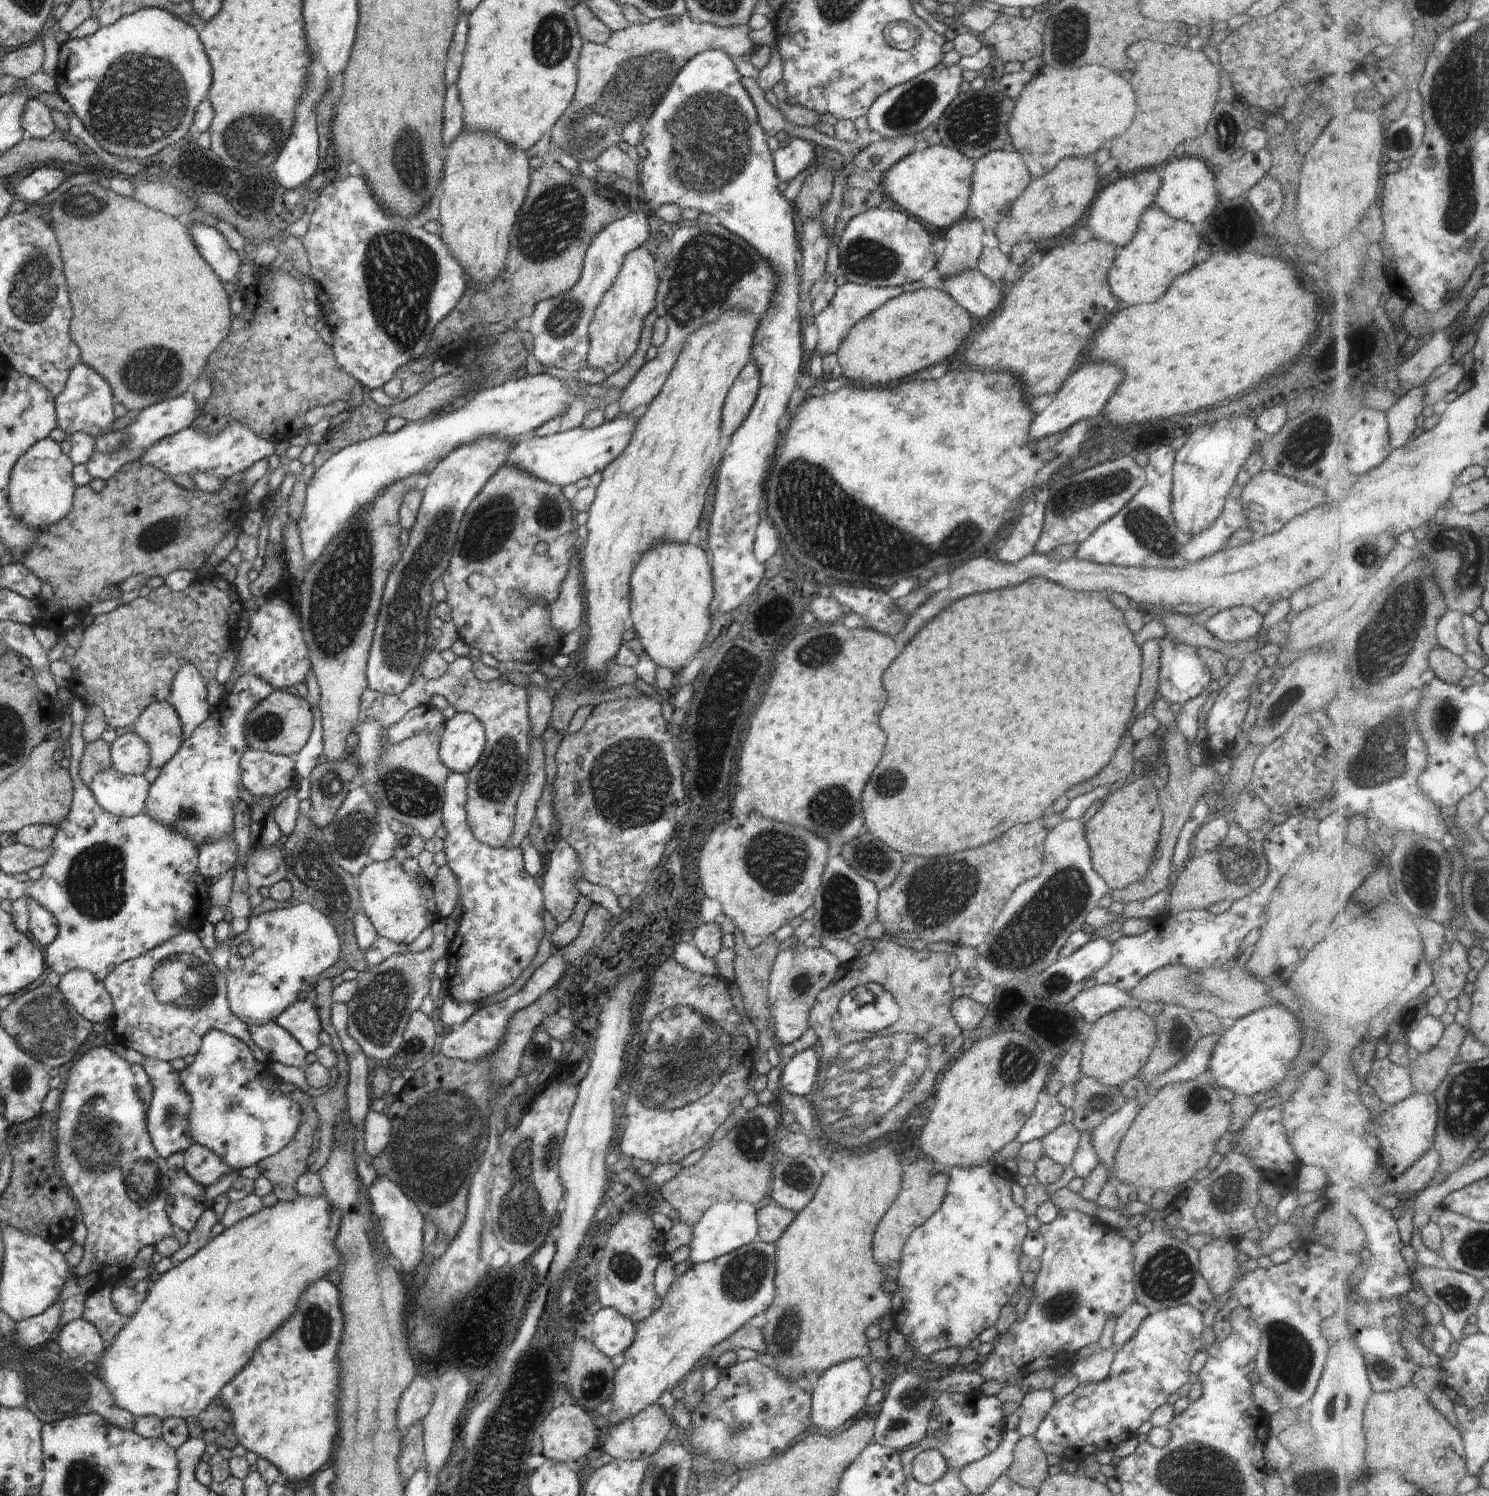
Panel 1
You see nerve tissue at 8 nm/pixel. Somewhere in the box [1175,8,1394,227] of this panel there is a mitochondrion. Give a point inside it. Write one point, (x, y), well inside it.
(1224, 134)

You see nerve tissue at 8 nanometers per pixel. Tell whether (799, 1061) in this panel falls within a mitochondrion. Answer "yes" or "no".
no

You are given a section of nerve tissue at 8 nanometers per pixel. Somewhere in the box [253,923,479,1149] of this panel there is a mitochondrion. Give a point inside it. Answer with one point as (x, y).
(379, 1012)

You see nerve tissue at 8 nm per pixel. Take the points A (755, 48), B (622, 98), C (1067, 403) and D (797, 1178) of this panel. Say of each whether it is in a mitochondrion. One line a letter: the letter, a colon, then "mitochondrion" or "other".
A: other
B: mitochondrion
C: other
D: mitochondrion

